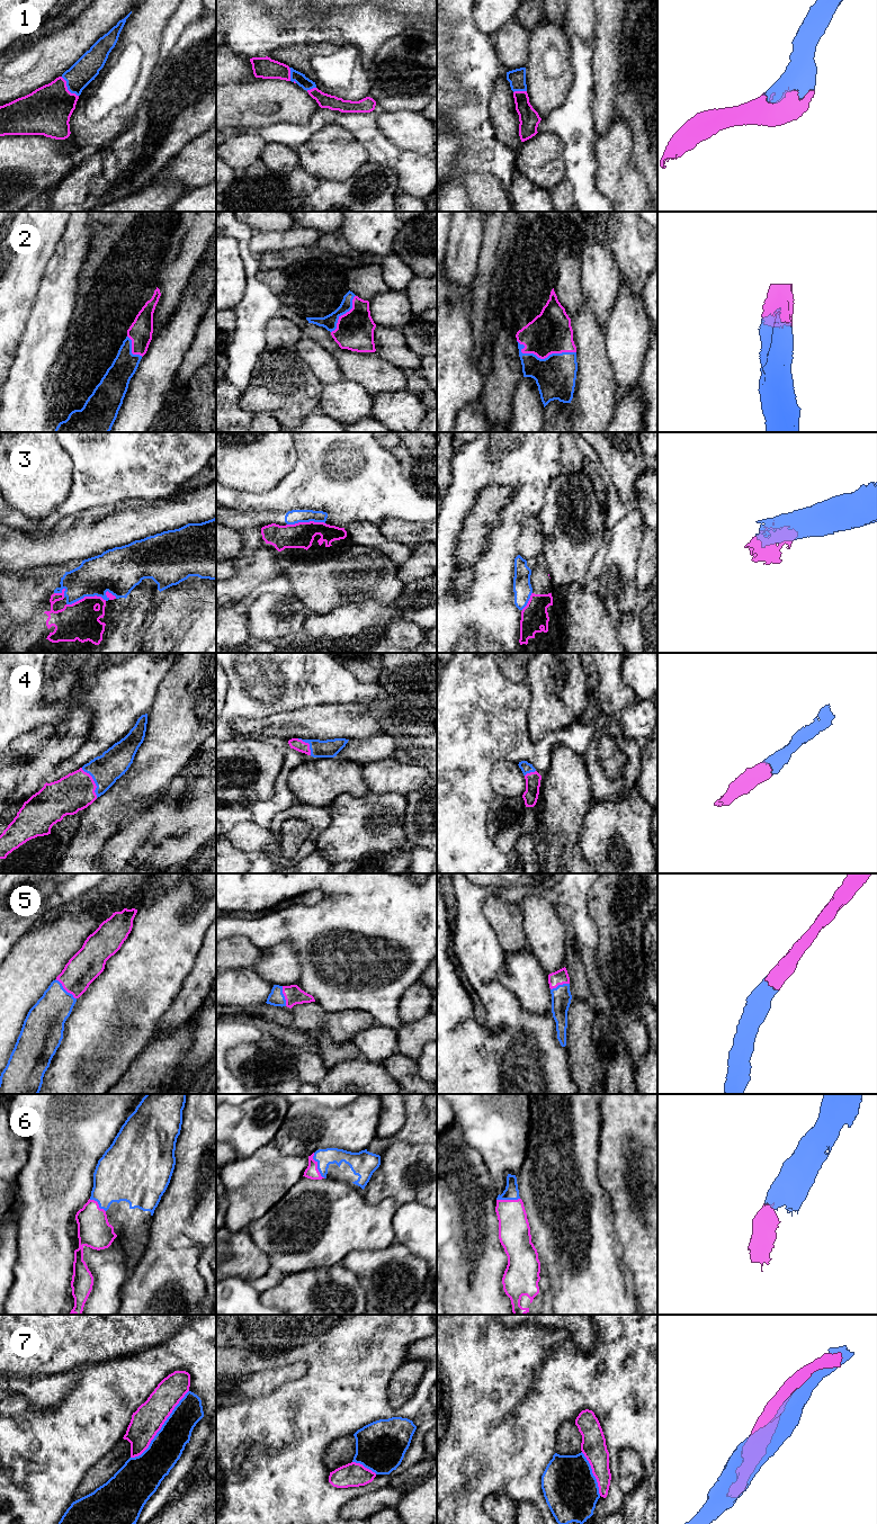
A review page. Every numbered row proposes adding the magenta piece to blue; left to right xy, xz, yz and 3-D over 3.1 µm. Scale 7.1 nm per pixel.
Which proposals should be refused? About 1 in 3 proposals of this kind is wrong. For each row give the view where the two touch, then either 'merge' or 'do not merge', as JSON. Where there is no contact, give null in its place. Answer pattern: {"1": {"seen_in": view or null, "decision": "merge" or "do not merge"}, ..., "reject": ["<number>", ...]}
{"1": {"seen_in": "xy", "decision": "merge"}, "2": {"seen_in": "yz", "decision": "merge"}, "3": {"seen_in": "xy", "decision": "do not merge"}, "4": {"seen_in": "xy", "decision": "merge"}, "5": {"seen_in": "xy", "decision": "merge"}, "6": {"seen_in": "xz", "decision": "merge"}, "7": {"seen_in": "xy", "decision": "do not merge"}, "reject": ["3", "7"]}

